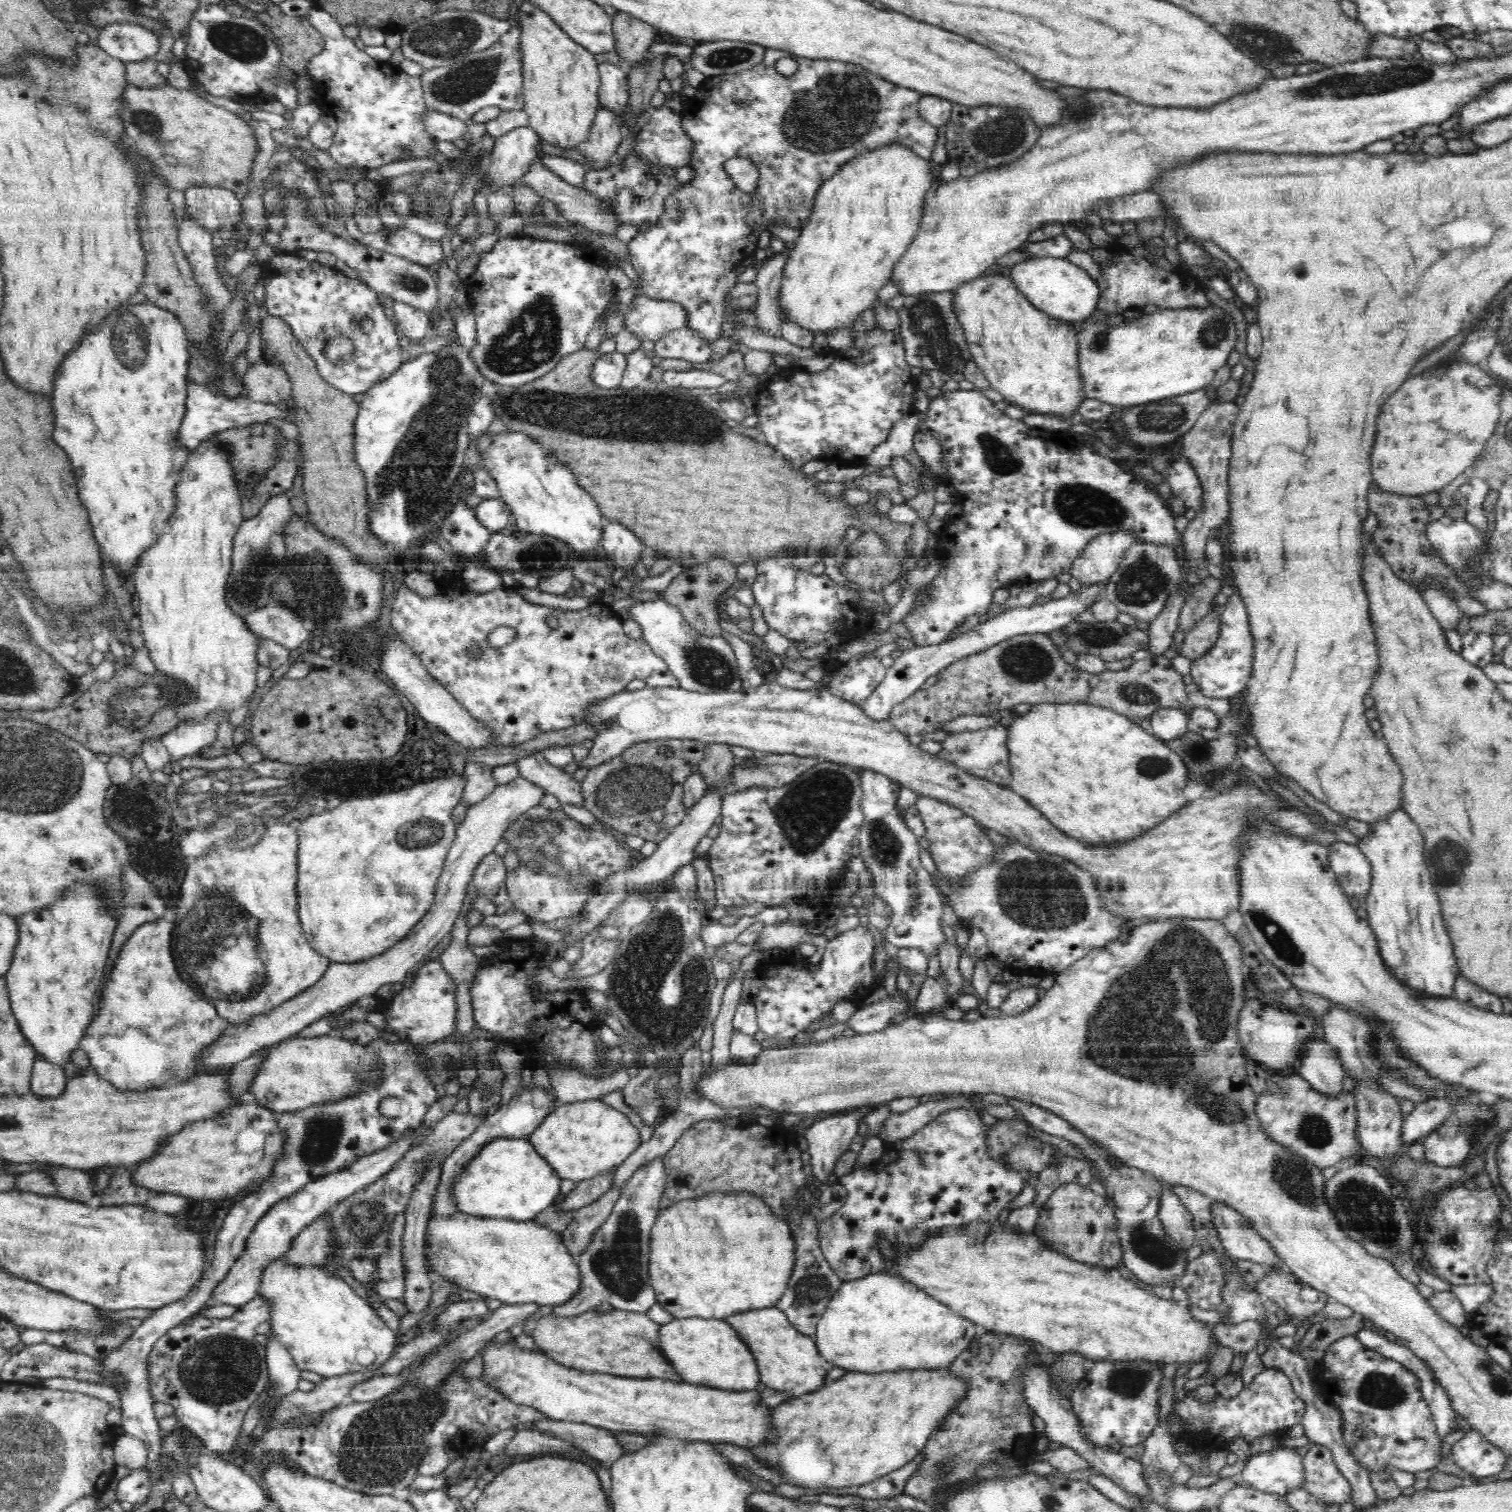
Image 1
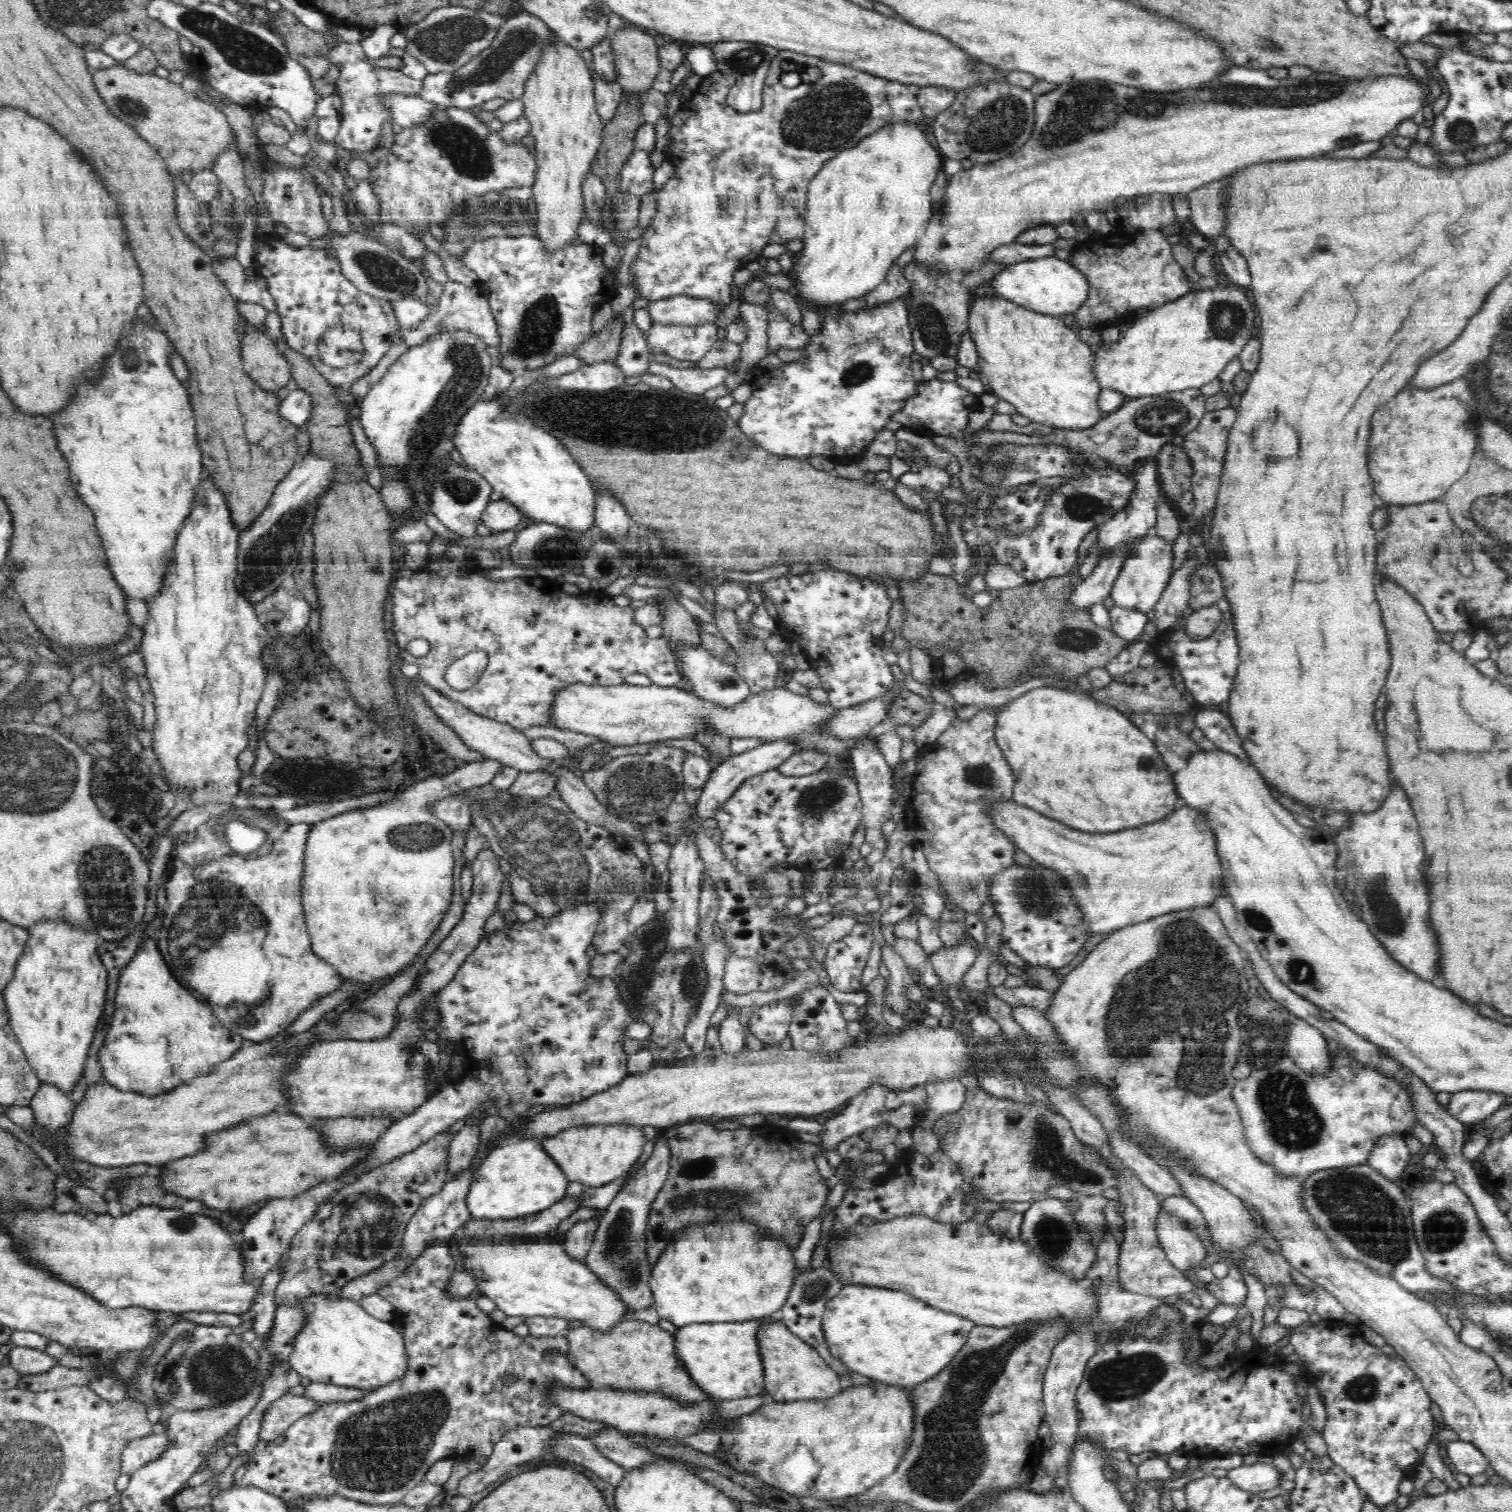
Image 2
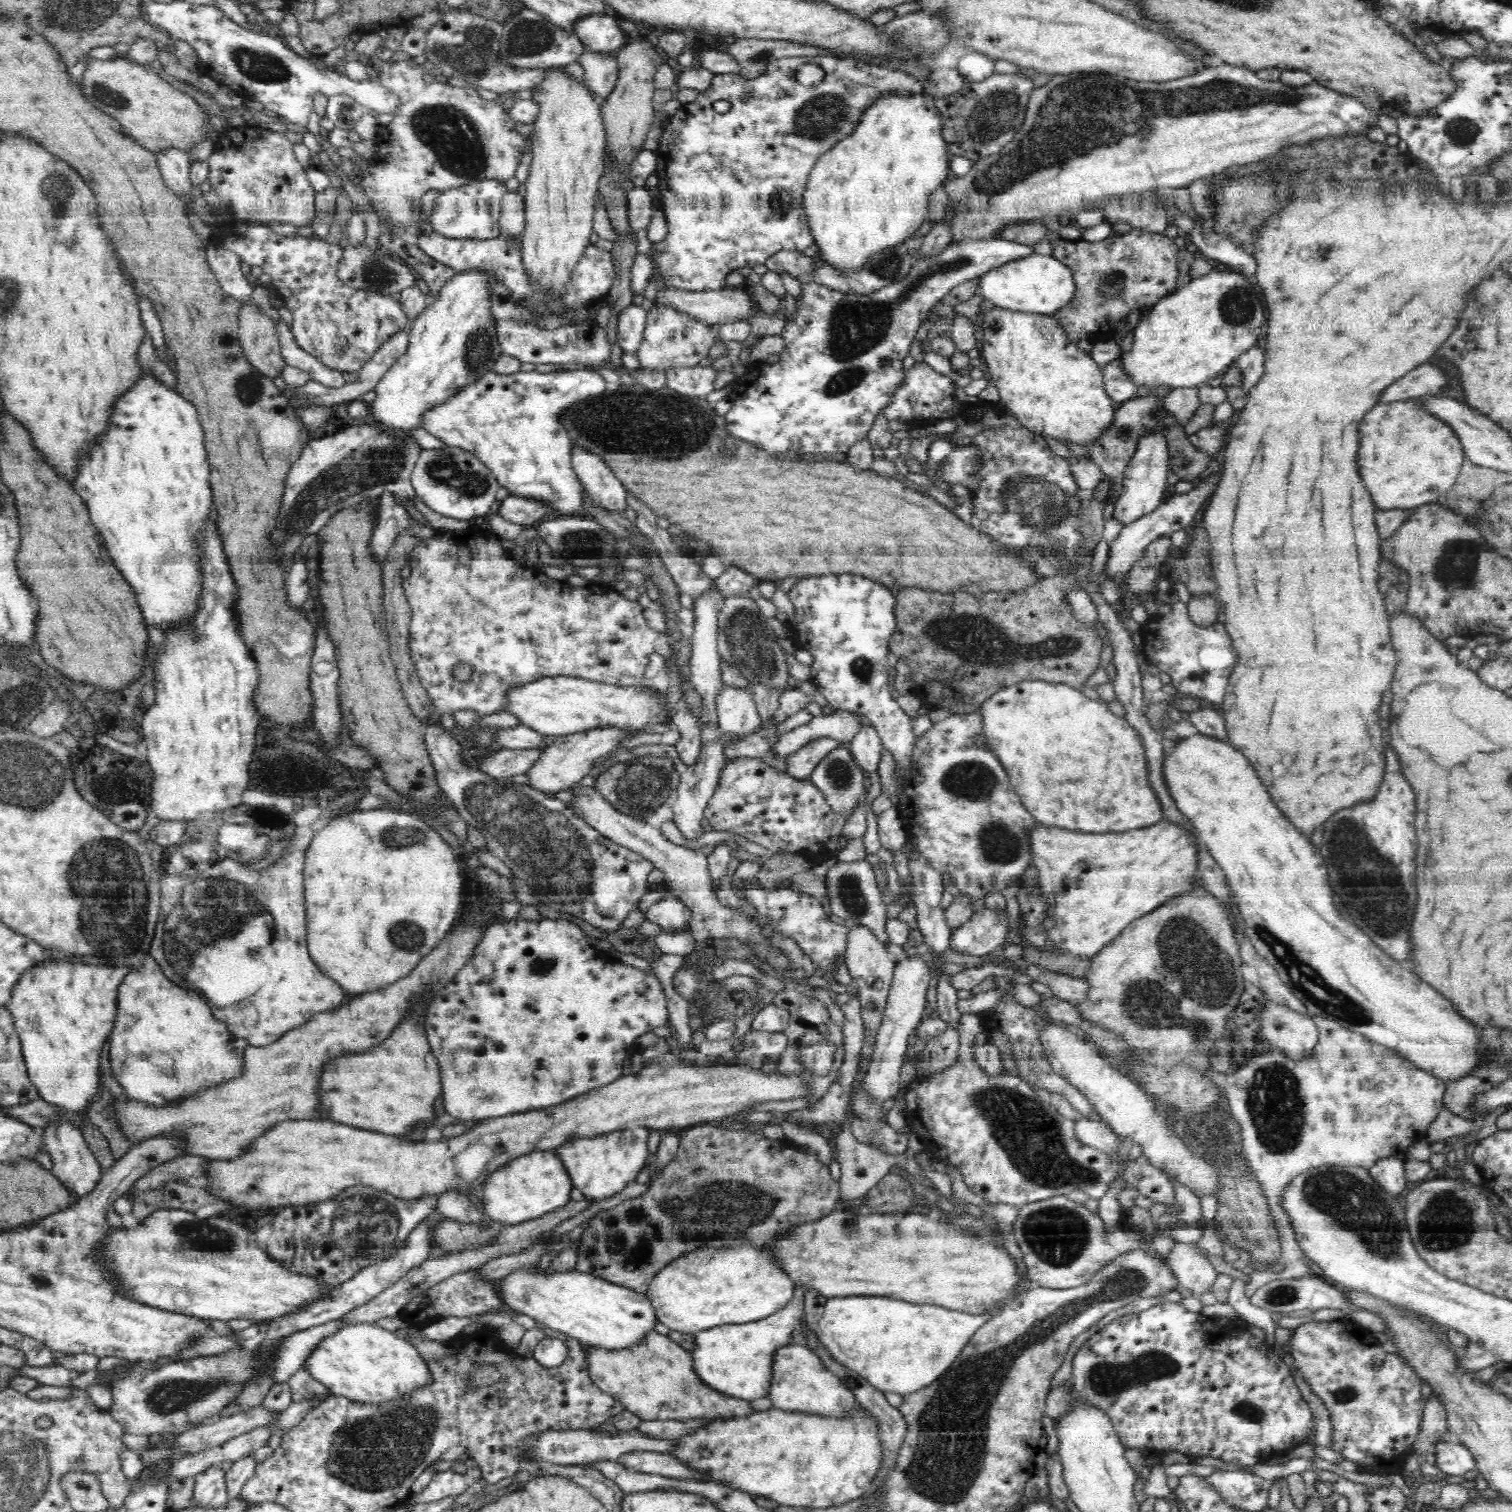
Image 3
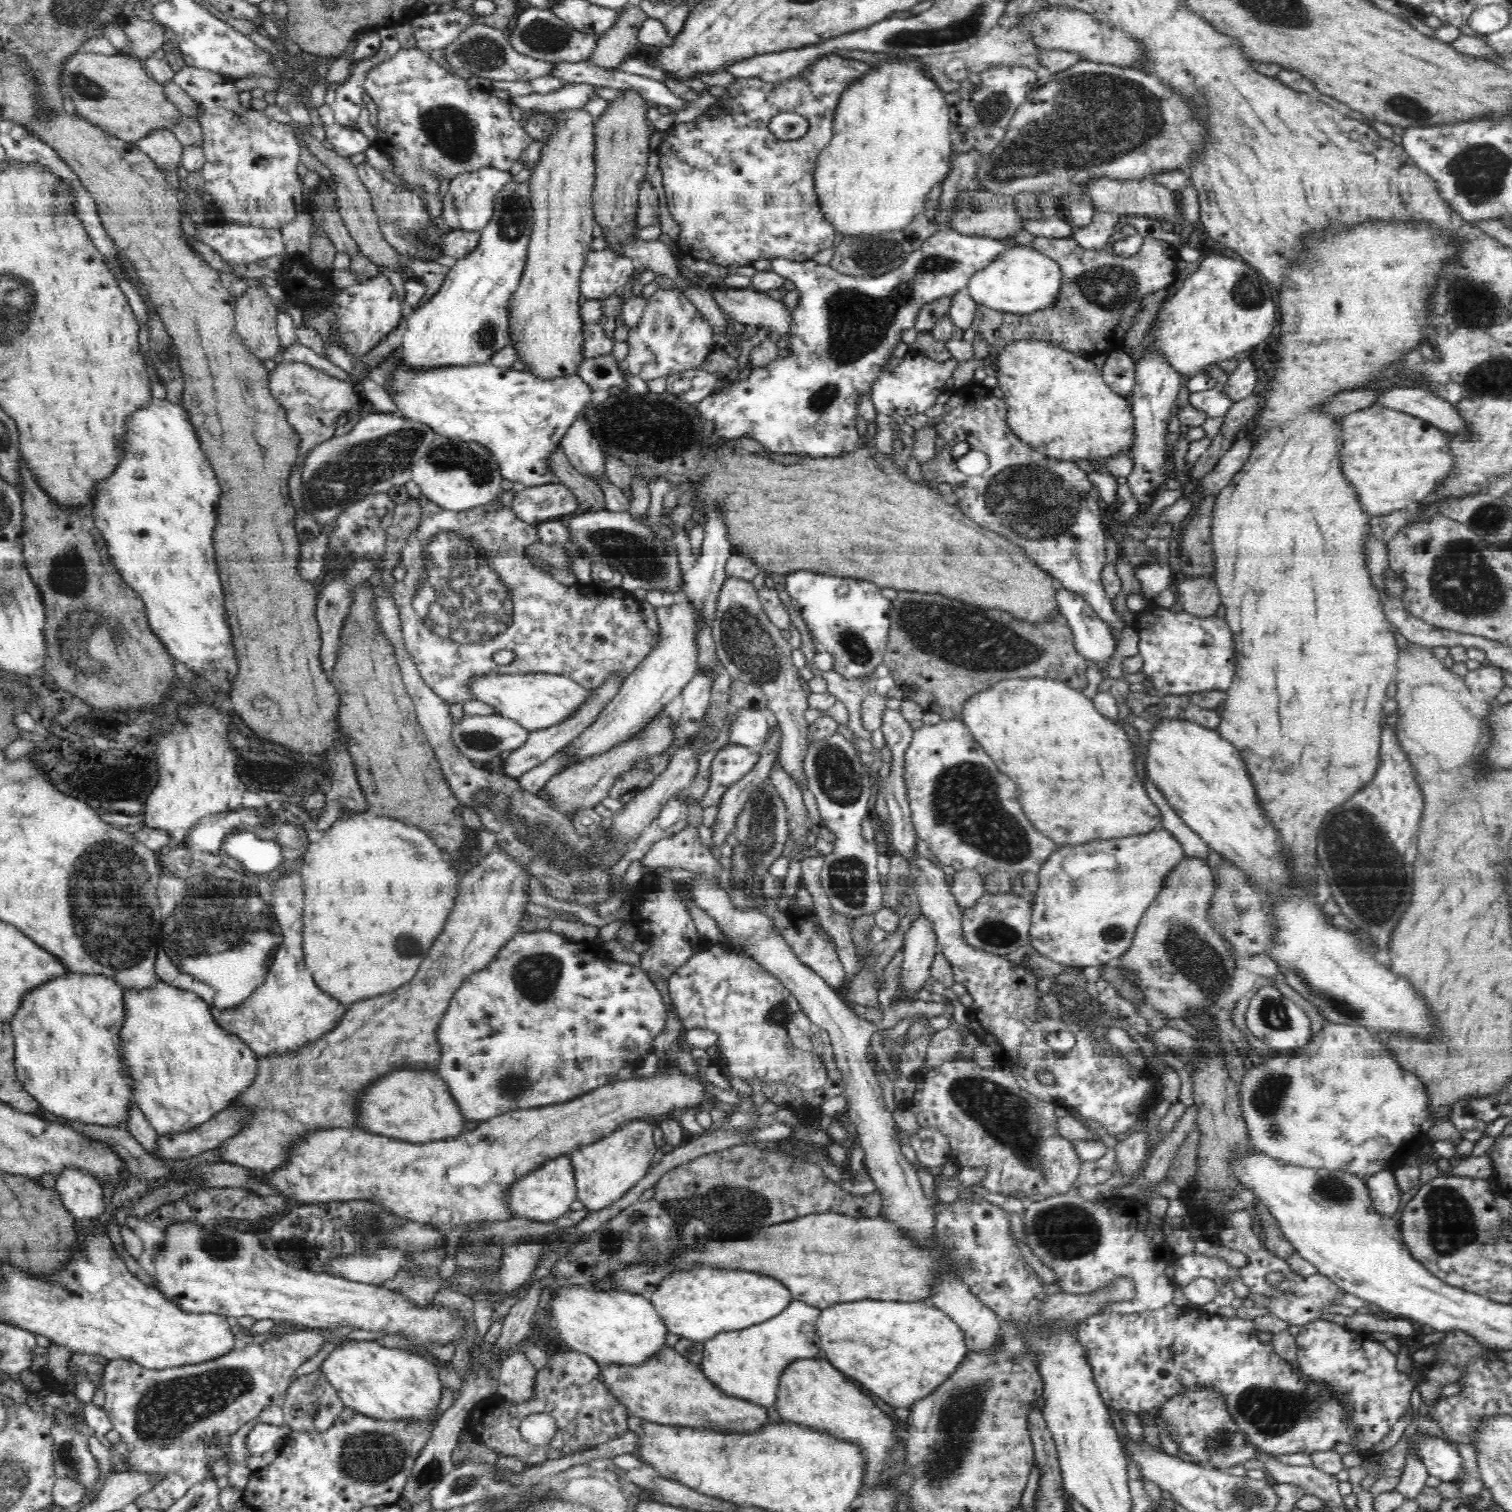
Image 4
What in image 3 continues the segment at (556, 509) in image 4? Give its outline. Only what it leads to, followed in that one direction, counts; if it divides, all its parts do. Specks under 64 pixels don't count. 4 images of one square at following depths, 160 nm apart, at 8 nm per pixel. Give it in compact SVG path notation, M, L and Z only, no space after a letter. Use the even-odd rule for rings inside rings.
M512 495L503 500L498 514L524 528L534 527L545 518L555 515L544 503L540 505L535 501L526 501L524 498Z

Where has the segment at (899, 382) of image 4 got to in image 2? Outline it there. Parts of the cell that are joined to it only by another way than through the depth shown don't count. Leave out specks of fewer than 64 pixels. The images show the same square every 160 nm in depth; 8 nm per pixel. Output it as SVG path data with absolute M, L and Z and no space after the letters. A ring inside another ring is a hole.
M934 377L928 381L918 381L915 395L907 400L906 405L891 420L902 427L928 435L956 438L962 430L967 430L968 414L976 411L979 405L978 396L964 390L957 382L942 381Z

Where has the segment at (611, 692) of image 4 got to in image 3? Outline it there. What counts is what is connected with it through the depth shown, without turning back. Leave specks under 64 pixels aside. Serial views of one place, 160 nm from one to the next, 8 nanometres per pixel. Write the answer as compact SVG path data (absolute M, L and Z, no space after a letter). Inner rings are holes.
M500 749L487 755L479 766L479 772L494 778L508 778L525 774L542 754L543 749Z

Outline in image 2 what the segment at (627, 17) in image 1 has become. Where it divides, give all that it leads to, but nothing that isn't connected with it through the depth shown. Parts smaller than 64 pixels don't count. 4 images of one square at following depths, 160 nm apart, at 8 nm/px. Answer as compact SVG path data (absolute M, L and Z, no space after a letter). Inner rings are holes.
M627 27L619 30L611 37L609 43L610 48L613 50L615 57L615 67L618 71L619 86L626 94L631 96L644 96L650 89L652 89L654 78L660 70L659 62L659 44L660 39L652 37L644 30L638 30L636 27Z

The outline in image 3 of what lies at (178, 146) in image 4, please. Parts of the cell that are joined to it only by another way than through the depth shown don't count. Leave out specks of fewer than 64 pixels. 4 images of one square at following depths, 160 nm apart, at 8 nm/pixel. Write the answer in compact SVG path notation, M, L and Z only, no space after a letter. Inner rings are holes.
M181 150L156 153L159 171L164 182L167 182L168 188L182 199L185 208L187 208L187 203L192 198L190 188L193 185L189 175L191 162L188 156L187 152L181 152Z

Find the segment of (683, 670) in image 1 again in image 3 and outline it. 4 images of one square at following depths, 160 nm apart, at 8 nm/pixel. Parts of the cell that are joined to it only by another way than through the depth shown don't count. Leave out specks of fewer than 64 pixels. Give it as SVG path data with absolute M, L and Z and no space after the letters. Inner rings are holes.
M722 683L722 690L718 690L713 700L717 708L717 718L720 729L732 736L737 736L737 742L743 738L754 736L760 728L761 717L757 712L757 706L750 692L738 686L725 686Z

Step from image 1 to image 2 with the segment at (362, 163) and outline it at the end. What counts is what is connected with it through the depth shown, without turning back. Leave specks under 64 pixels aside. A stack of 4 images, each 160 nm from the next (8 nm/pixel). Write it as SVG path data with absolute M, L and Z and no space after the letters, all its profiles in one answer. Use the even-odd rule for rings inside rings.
M338 40L338 48L328 52L328 58L332 64L340 64L340 78L338 78L338 90L344 94L338 95L341 102L340 128L333 139L334 144L356 150L356 152L372 152L378 144L380 130L384 122L390 122L390 109L386 106L389 97L415 97L421 94L423 81L409 77L400 69L372 68L372 64L366 60L366 53L359 43L346 44Z

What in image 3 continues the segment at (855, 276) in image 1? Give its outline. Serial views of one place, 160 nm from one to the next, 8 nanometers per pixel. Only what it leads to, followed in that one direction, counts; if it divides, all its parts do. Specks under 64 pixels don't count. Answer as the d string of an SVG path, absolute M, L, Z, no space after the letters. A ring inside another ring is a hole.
M924 92L912 95L899 95L898 93L888 93L886 96L880 96L872 106L868 106L858 119L854 130L850 136L838 141L827 153L824 153L816 161L813 169L810 171L806 182L806 190L804 191L804 210L808 219L809 231L813 238L816 238L816 244L822 250L822 260L826 264L838 267L840 271L857 271L872 254L885 250L904 242L918 232L922 222L926 216L929 216L929 196L943 186L943 183L951 177L949 170L949 160L951 154L948 150L948 145L942 137L942 120L936 110L935 100L932 96L927 96Z

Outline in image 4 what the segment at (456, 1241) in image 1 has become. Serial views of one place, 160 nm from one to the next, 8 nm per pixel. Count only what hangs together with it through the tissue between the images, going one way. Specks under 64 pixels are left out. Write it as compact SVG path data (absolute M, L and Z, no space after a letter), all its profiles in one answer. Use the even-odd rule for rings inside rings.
M592 1283L565 1284L554 1298L550 1318L570 1349L582 1351L600 1365L642 1363L666 1344L666 1328L650 1297L616 1287L596 1287Z

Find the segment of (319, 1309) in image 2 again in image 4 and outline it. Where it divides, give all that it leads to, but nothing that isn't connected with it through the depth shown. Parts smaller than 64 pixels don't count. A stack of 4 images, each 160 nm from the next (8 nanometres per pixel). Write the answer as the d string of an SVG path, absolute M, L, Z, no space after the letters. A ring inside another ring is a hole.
M352 1342L334 1350L320 1369L336 1388L341 1402L360 1414L380 1420L428 1420L438 1406L442 1383L430 1360L426 1362L418 1351L412 1354L403 1349L386 1348L376 1342Z

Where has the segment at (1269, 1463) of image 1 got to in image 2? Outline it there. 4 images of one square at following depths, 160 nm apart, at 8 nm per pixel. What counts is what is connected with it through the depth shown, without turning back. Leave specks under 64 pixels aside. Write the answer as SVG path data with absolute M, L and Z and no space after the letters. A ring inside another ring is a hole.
M1256 1463L1253 1466L1242 1465L1228 1470L1229 1478L1234 1486L1254 1495L1269 1495L1278 1486L1280 1474L1274 1465Z

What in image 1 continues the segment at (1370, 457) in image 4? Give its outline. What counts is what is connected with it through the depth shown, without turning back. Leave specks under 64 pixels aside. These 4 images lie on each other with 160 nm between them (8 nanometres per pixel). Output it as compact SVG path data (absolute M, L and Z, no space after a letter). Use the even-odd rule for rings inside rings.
M1460 360L1460 364L1456 362L1438 370L1426 370L1418 376L1408 378L1402 388L1390 396L1378 416L1378 434L1372 450L1372 476L1375 486L1406 497L1420 497L1450 484L1475 464L1486 440L1493 435L1500 416L1498 402L1502 388L1498 386L1498 380L1490 378L1484 372L1484 367L1478 363L1468 364Z

